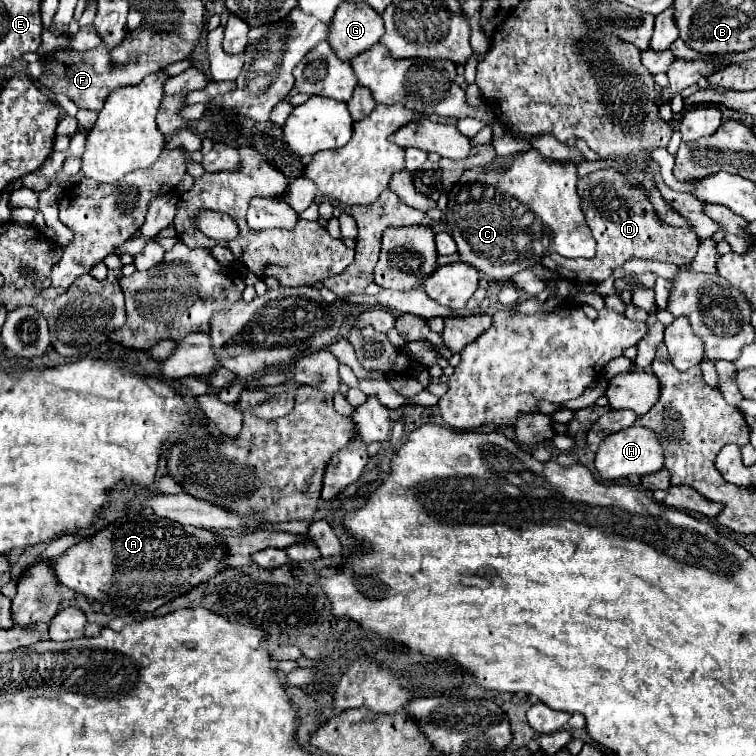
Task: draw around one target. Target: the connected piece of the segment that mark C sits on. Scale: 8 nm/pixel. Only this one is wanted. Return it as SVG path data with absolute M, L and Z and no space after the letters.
M529 149L519 153L509 167L483 165L481 169L467 169L461 181L449 191L445 223L457 243L461 261L475 267L481 275L491 279L511 279L523 269L535 267L549 253L559 253L569 259L593 257L595 239L581 213L577 195L577 169L571 163L549 161Z

